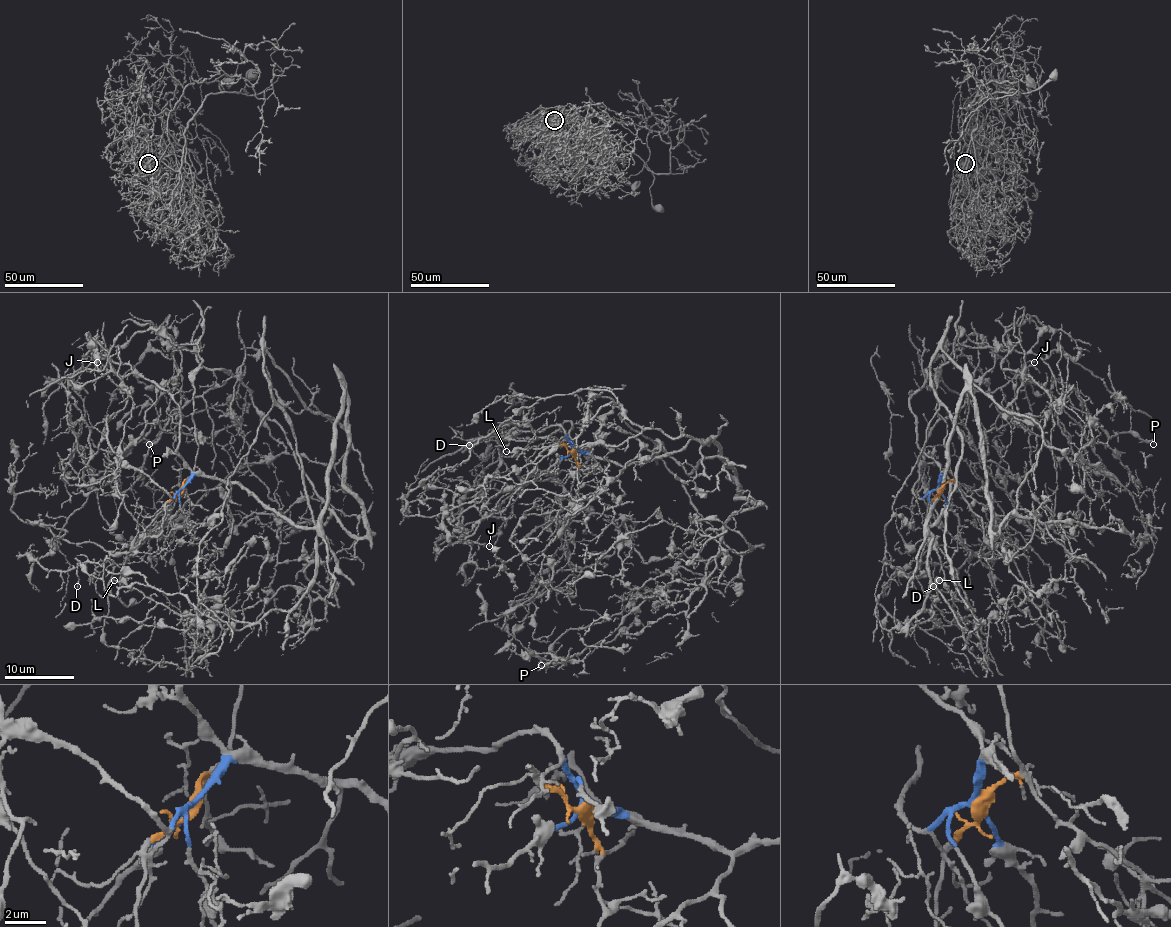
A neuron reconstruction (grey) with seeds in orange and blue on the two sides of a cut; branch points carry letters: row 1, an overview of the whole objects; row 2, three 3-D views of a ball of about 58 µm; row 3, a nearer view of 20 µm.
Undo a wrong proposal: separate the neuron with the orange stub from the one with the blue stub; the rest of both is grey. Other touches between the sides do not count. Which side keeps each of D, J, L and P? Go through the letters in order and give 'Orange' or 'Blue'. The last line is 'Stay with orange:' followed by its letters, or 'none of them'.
D: Blue
J: Blue
L: Blue
P: Blue
Stay with orange: none of them

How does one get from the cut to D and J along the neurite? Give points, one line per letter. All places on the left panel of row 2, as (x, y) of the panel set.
D: (182, 489), (215, 475), (312, 528), (308, 592), (225, 630), (138, 573), (82, 562), (77, 587)
J: (182, 489), (173, 498), (121, 461), (107, 434), (107, 420), (126, 404), (129, 392), (121, 392), (96, 362)

